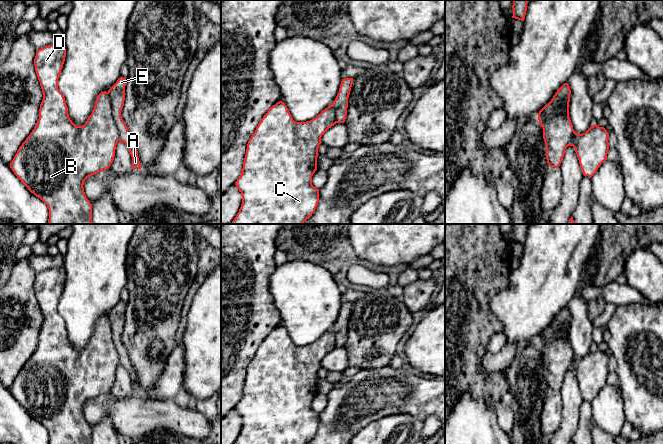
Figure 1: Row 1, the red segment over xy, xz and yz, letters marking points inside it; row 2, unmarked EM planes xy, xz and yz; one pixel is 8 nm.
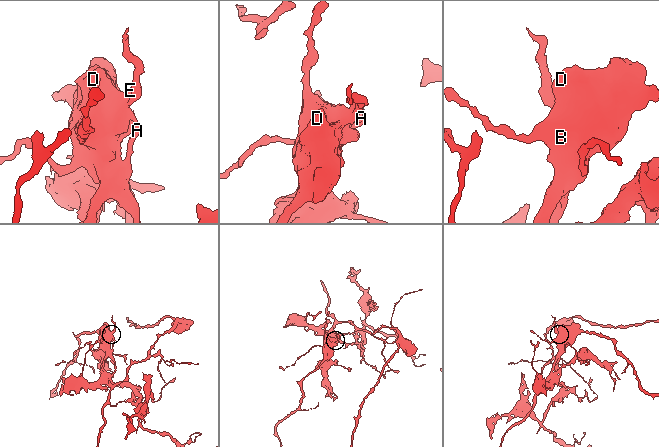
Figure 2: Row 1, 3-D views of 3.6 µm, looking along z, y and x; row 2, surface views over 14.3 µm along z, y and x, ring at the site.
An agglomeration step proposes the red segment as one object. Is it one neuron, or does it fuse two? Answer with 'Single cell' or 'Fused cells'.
Fused cells

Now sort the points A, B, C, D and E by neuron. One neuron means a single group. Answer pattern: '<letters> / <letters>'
A E / B C D

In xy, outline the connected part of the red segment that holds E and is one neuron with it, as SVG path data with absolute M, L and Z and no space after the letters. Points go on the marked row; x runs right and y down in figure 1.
M120 77L117 82L108 90L108 94L112 103L112 116L119 133L119 141L124 142L132 157L131 169L141 169L138 158L138 151L131 140L128 128L121 117L121 111L125 100L126 78Z

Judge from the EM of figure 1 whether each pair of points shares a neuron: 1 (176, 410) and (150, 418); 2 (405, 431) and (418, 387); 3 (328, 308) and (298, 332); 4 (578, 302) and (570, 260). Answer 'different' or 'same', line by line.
1: same
2: different
3: same
4: different

